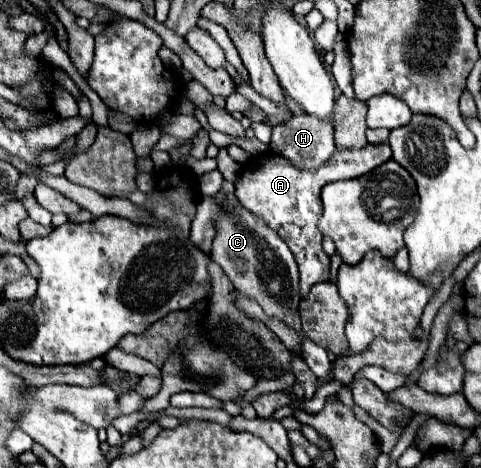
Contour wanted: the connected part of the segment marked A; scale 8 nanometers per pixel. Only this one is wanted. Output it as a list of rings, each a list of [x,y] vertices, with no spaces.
[[[368,144],[360,150],[354,150],[354,148],[334,150],[334,154],[328,158],[324,166],[312,168],[312,170],[294,168],[290,160],[284,160],[284,156],[276,152],[258,154],[242,168],[234,184],[236,198],[246,210],[266,220],[266,224],[274,232],[278,232],[278,236],[294,252],[298,260],[298,268],[300,268],[300,298],[306,298],[314,284],[326,282],[328,270],[330,270],[330,258],[322,250],[322,234],[316,228],[322,216],[322,200],[320,200],[322,186],[334,180],[348,180],[348,178],[364,176],[372,172],[376,166],[388,162],[390,158],[392,158],[392,150],[388,144],[376,144],[376,146]]]

